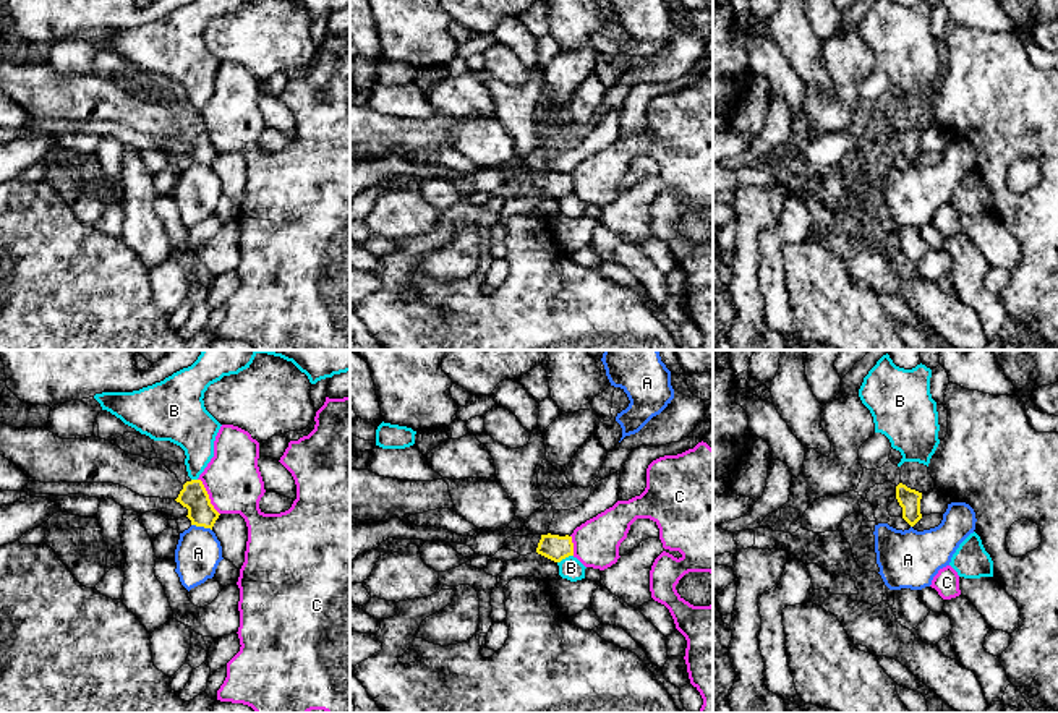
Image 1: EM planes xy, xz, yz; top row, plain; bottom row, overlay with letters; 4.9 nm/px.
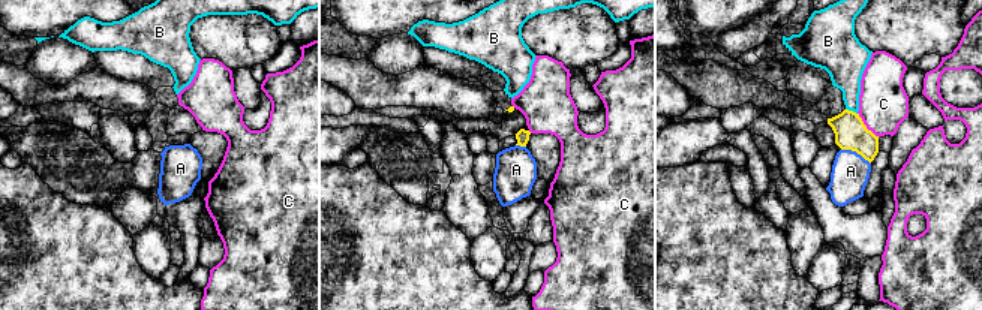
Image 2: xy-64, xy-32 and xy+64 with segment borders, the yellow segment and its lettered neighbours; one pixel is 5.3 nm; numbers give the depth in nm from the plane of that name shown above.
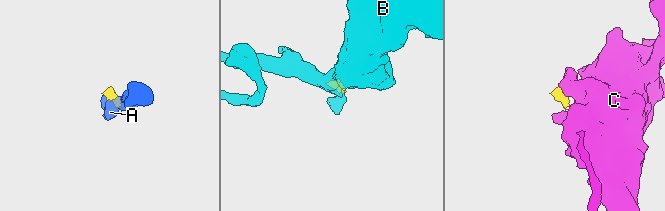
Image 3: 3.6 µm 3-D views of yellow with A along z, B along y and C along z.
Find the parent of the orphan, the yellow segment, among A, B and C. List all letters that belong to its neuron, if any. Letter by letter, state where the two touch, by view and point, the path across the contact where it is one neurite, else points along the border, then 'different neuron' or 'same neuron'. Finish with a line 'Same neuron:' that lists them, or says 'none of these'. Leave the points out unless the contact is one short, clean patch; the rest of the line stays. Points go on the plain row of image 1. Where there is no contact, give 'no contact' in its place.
A: contact xy (201, 162); border xy (191, 161), (211, 167); different neuron
B: contact xz (564, 195); border xz (572, 192), (558, 200); different neuron
C: contact xy (208, 133); border xy (198, 115), (209, 140), (219, 151); different neuron
Same neuron: none of these

